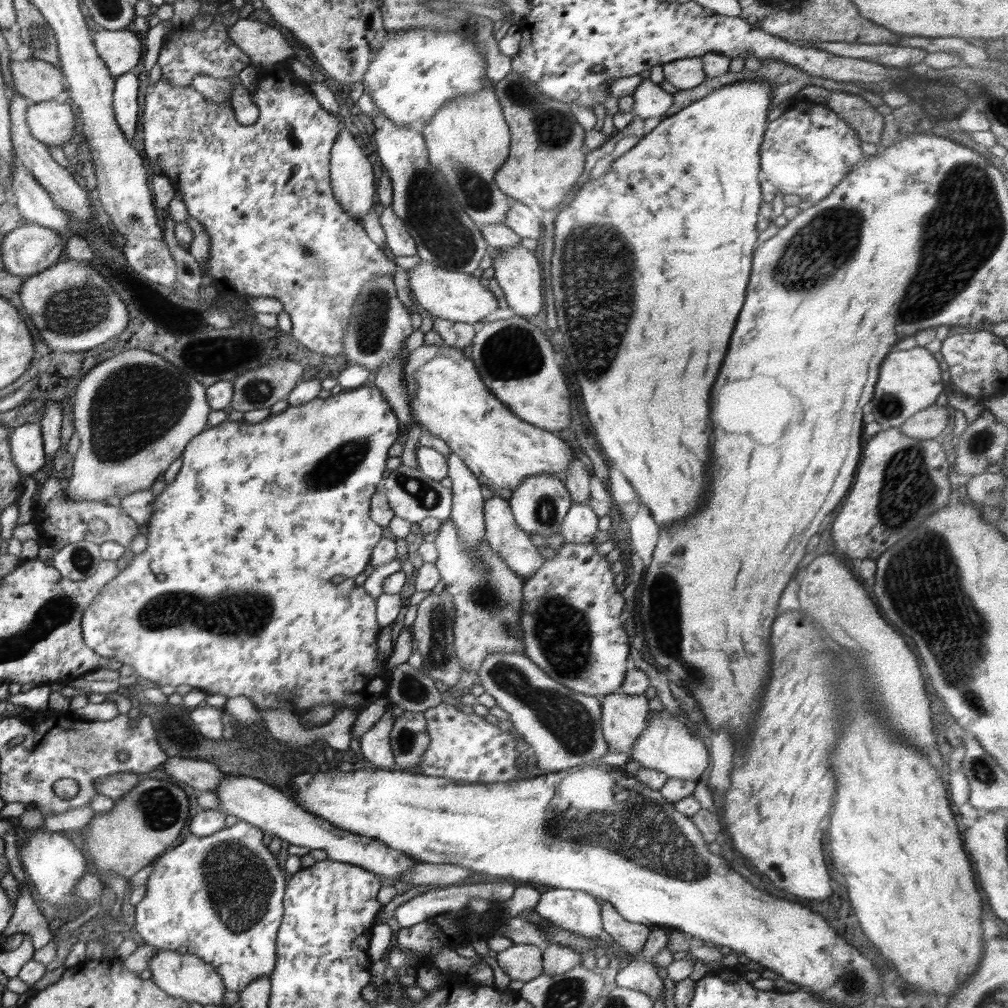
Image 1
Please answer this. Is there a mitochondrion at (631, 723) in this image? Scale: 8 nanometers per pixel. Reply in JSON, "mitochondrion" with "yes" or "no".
{"mitochondrion":"no"}

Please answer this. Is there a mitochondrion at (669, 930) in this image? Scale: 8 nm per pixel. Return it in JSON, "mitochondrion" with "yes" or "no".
{"mitochondrion":"no"}

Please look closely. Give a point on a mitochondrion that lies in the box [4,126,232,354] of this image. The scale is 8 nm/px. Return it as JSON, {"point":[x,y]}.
{"point":[79,309]}

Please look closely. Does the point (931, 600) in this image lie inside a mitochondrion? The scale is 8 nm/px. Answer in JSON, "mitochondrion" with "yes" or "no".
{"mitochondrion":"yes"}

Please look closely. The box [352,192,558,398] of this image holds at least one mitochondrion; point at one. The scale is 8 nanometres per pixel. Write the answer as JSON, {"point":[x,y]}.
{"point":[511,353]}

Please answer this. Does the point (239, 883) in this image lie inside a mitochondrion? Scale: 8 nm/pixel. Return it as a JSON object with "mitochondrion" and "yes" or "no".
{"mitochondrion":"yes"}

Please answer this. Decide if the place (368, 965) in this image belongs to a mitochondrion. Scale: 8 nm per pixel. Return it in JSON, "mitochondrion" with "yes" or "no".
{"mitochondrion":"no"}

